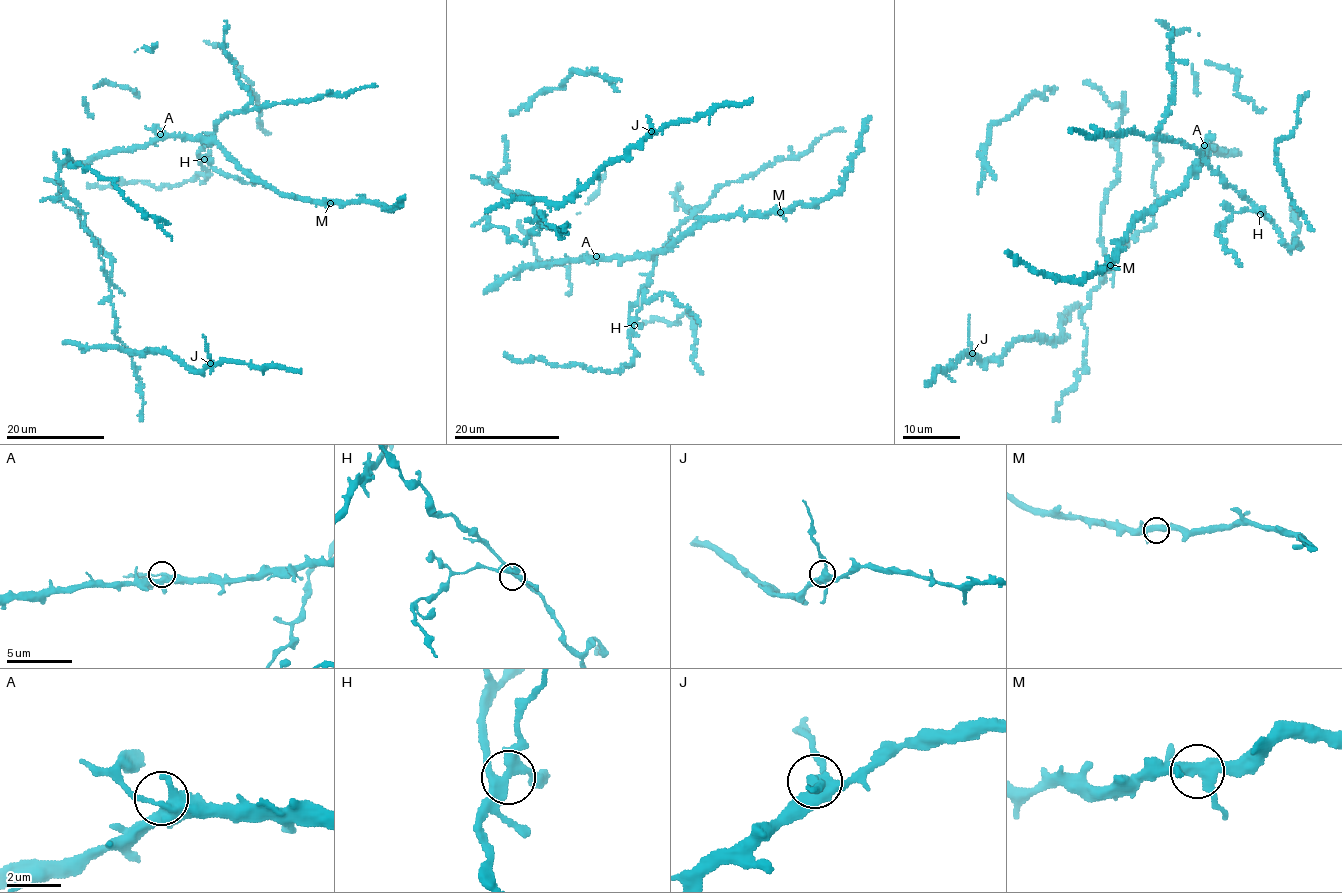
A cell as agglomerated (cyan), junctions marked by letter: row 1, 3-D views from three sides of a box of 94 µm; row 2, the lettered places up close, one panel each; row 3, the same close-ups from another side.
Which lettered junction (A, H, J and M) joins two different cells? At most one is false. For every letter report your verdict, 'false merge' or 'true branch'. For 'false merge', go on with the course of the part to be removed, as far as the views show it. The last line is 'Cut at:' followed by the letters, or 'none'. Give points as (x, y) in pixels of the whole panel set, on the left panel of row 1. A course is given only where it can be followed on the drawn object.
A: true branch
H: true branch
J: false merge; course (210, 363), (211, 357), (202, 335)
M: true branch
Cut at: J

